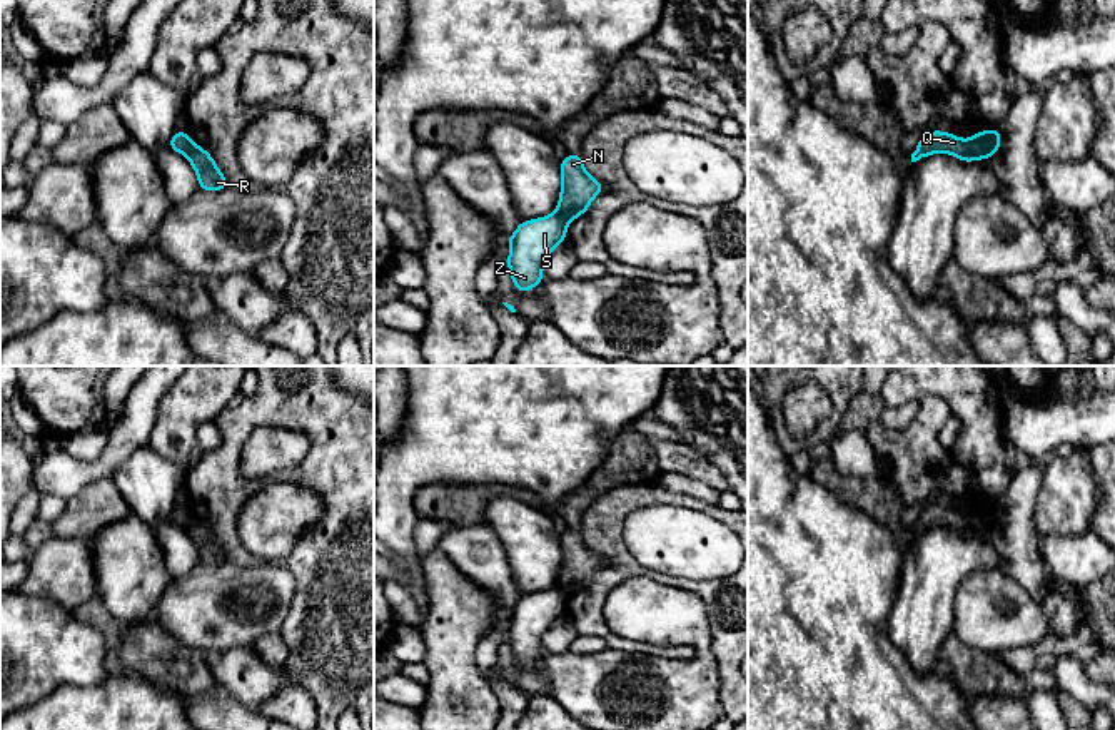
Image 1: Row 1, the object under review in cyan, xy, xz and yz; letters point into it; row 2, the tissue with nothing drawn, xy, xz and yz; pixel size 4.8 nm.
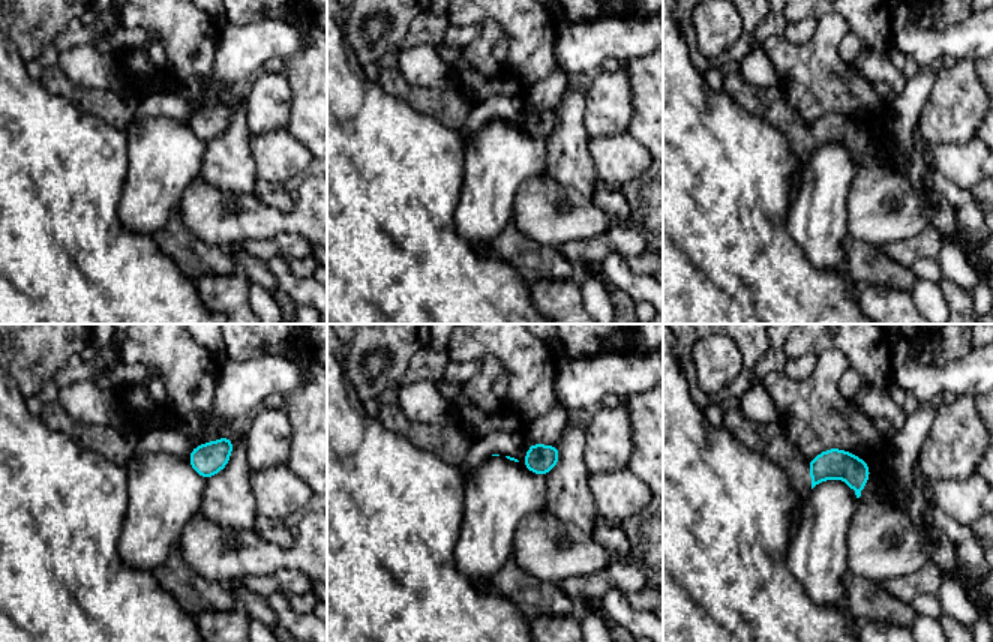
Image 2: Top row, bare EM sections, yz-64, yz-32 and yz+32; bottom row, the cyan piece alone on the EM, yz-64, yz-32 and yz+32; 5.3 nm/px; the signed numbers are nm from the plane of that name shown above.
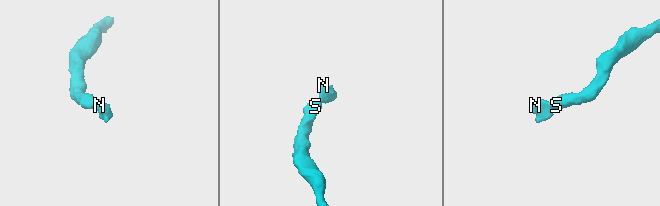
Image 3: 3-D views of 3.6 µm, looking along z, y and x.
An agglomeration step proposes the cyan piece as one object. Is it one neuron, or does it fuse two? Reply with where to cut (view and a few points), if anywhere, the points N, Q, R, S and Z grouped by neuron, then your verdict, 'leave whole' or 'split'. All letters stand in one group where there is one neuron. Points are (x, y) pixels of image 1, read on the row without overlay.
cut yz (968, 517), (977, 530); groups N Q R / S Z; split

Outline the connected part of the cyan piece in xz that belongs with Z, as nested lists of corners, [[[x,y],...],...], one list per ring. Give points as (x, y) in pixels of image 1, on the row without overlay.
[[[559,586],[522,595],[506,613],[511,621],[507,641],[517,665],[527,667],[544,653],[542,635],[558,618],[566,615],[568,596]]]

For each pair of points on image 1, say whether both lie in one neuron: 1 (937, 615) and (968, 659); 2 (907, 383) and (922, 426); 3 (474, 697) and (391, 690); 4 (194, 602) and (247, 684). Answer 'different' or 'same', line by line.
1: different
2: different
3: different
4: different

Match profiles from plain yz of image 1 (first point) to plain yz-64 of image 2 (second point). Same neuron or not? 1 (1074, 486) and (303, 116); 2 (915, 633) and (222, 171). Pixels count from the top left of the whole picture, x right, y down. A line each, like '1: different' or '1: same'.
1: different
2: different

